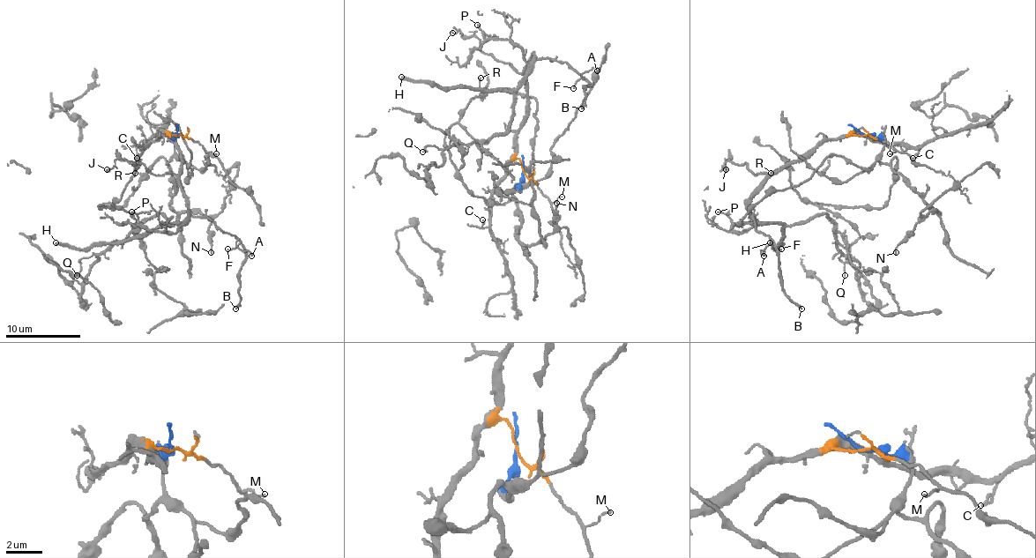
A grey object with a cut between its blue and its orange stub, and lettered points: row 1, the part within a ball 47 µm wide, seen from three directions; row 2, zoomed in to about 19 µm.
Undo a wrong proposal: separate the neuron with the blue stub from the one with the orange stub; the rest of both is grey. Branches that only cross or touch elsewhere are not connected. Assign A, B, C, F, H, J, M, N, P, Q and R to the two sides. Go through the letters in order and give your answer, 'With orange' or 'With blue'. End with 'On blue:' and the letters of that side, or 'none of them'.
A: With orange
B: With orange
C: With orange
F: With orange
H: With orange
J: With orange
M: With orange
N: With blue
P: With orange
Q: With orange
R: With blue
On blue: N, R

